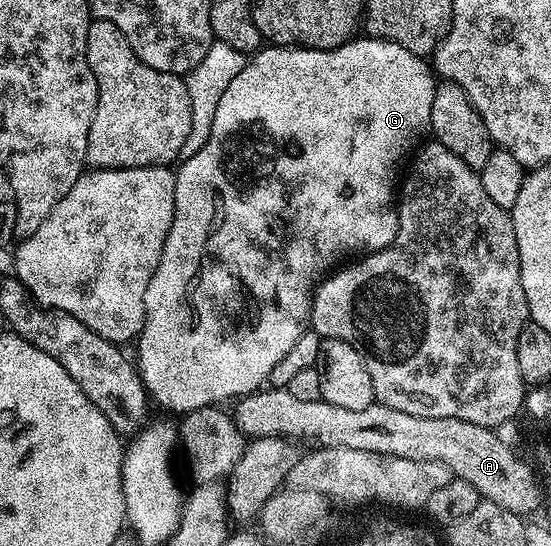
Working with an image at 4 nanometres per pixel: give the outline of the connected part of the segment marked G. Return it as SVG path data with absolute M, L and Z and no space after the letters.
M355 37L349 43L340 45L331 51L313 51L307 47L275 47L273 45L266 45L247 58L244 69L240 69L238 76L228 85L228 90L220 96L220 106L216 109L216 117L212 121L212 133L208 137L208 141L204 141L204 149L200 149L200 153L196 153L192 157L181 160L180 166L182 168L177 168L176 171L176 209L174 210L172 229L168 229L168 237L164 241L164 249L160 253L160 261L156 265L156 273L152 273L152 281L148 281L148 289L144 289L146 320L142 326L142 334L136 340L136 346L139 347L136 367L142 376L147 392L153 398L155 395L162 402L170 403L172 410L178 411L177 413L185 413L195 411L201 407L225 404L225 399L232 399L234 401L239 397L255 394L269 380L272 373L272 365L277 365L284 358L284 353L288 353L288 349L292 349L295 341L308 330L310 310L314 304L314 292L323 276L335 265L341 264L351 257L371 255L373 251L382 251L385 247L391 247L394 244L394 238L398 232L398 208L396 206L396 184L400 179L400 171L398 175L398 162L406 154L409 156L423 142L422 134L425 136L429 132L430 118L432 117L432 97L434 96L435 86L435 72L432 70L431 64L423 56L416 53L408 53L408 49L383 39Z

